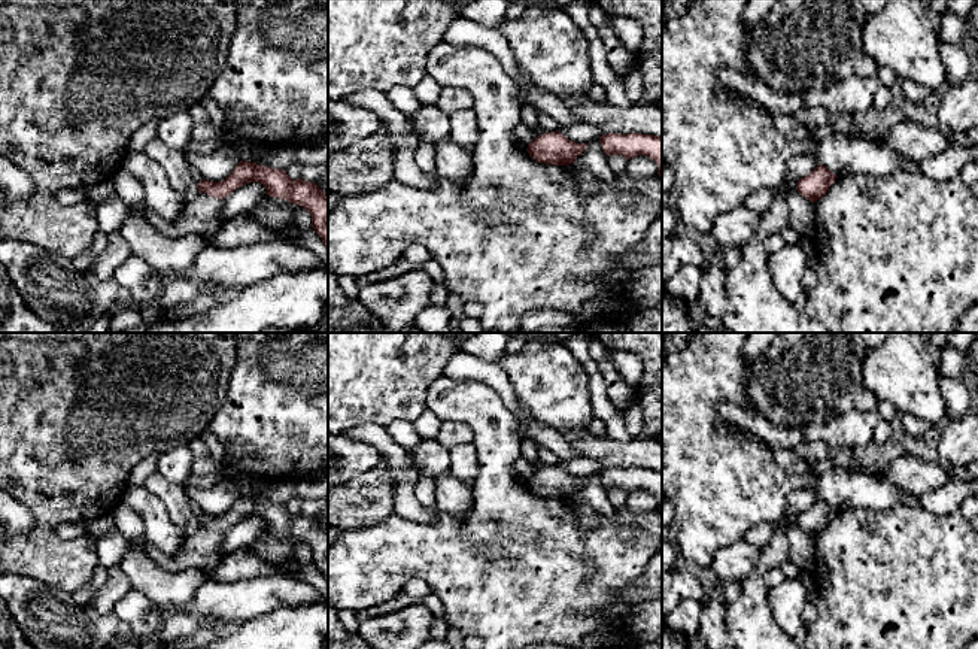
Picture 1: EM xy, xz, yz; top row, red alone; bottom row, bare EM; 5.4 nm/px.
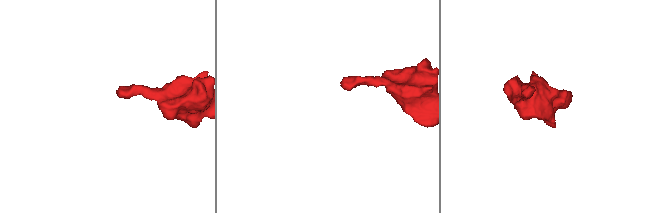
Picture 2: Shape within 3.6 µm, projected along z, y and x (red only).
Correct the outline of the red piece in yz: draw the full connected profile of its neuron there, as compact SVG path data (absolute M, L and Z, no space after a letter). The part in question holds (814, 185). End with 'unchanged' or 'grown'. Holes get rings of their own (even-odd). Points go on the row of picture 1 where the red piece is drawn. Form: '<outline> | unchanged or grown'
M818 164L811 173L798 181L796 191L807 200L815 203L827 192L836 178L830 170Z | unchanged

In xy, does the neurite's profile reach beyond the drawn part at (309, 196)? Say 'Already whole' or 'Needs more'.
Already whole

